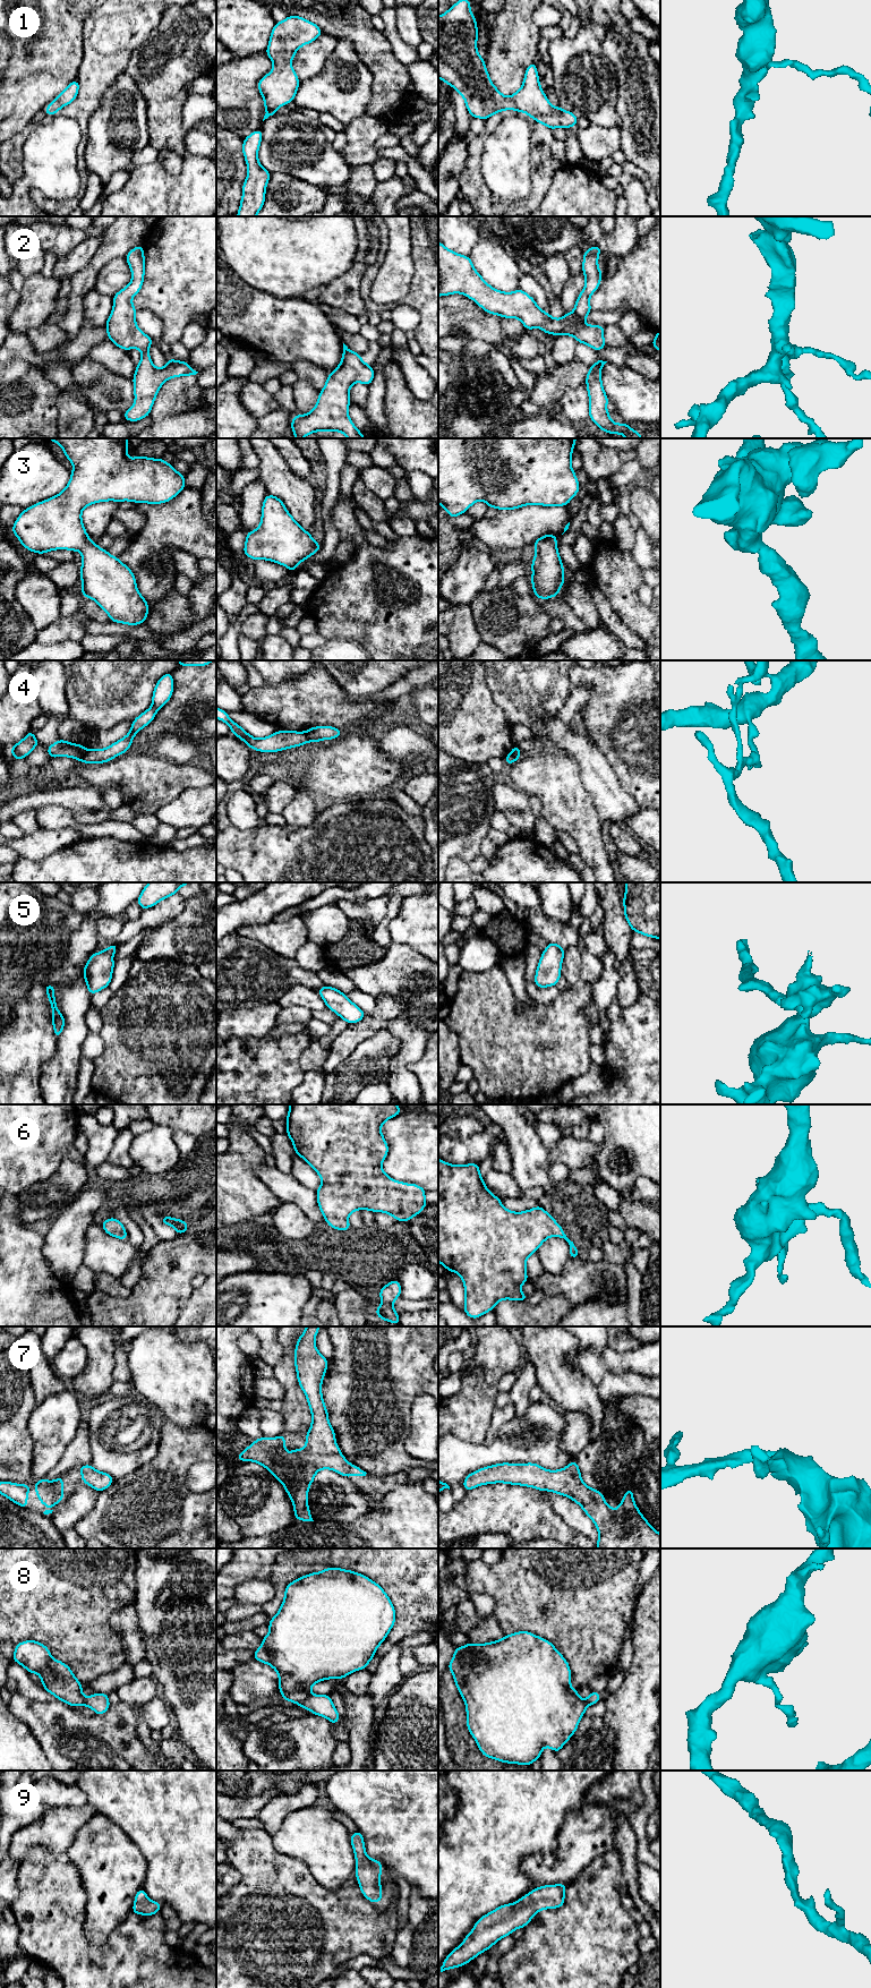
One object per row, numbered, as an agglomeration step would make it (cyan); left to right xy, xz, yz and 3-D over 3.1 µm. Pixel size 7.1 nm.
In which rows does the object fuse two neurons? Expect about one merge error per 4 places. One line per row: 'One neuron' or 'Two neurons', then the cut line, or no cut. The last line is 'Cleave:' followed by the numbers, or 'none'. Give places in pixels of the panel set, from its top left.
1: One neuron. No split
2: One neuron. No split
3: One neuron. No split
4: Two neurons. Split along xy (87, 750), (80, 760)
5: One neuron. No split
6: One neuron. No split
7: One neuron. No split
8: Two neurons. Split along xz (310, 1695), (300, 1704)
9: One neuron. No split
Cleave: 4, 8

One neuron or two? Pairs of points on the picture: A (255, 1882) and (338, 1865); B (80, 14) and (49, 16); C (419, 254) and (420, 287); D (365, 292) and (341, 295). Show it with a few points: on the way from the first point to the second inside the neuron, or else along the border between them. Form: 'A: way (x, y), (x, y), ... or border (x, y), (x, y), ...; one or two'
A: border (288, 1856), (301, 1860), (312, 1876), (330, 1888); two
B: border (68, 11), (80, 22); two
C: way (420, 262), (420, 279); one
D: border (359, 287), (364, 306), (377, 313); two

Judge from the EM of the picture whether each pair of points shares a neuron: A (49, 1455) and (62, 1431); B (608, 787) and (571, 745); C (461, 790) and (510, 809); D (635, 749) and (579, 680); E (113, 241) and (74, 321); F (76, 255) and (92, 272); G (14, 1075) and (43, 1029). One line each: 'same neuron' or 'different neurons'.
A: same neuron
B: same neuron
C: different neurons
D: same neuron
E: same neuron
F: different neurons
G: same neuron

